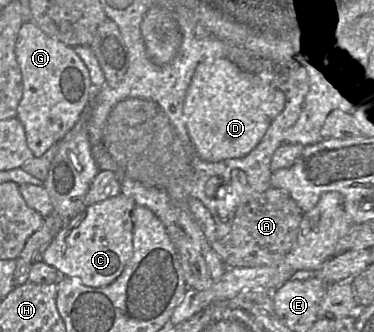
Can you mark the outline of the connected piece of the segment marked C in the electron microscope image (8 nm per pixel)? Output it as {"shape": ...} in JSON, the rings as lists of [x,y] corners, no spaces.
{"shape":[[[119,193],[86,207],[69,220],[44,247],[42,261],[58,270],[61,277],[77,277],[88,287],[100,288],[113,283],[133,254],[131,211],[136,202]]]}

